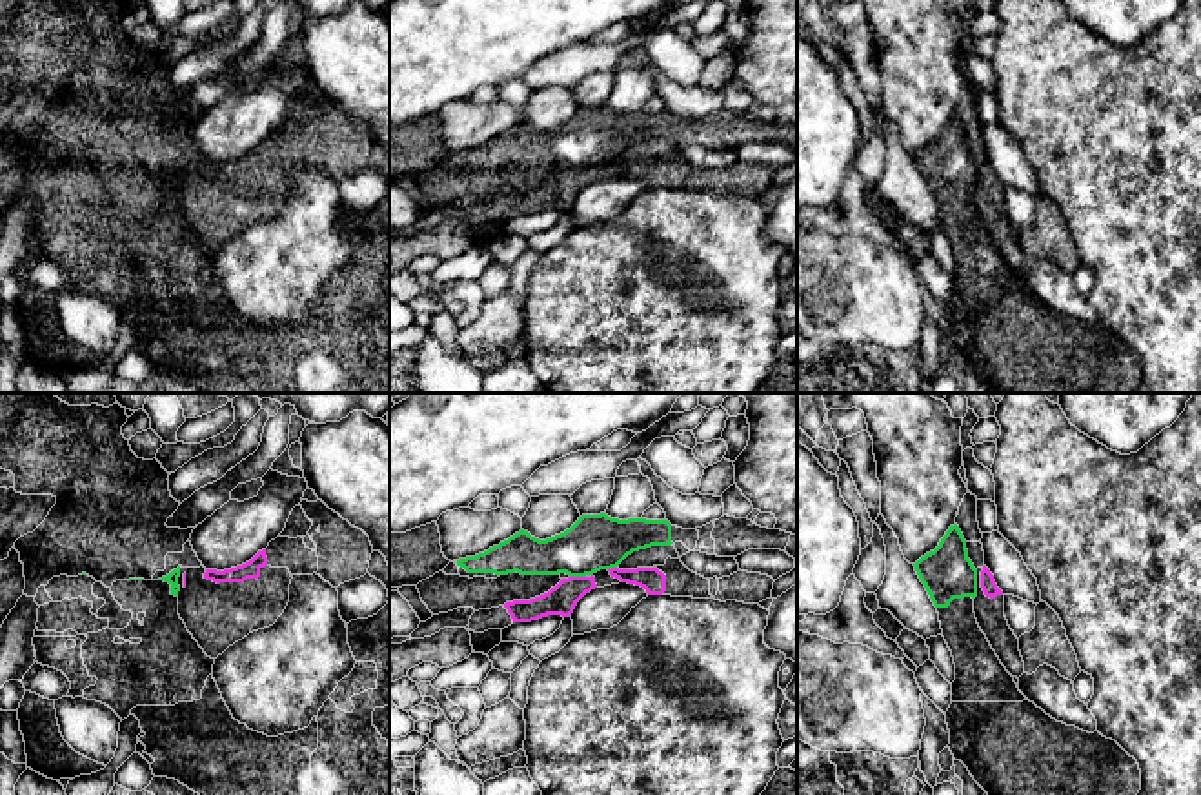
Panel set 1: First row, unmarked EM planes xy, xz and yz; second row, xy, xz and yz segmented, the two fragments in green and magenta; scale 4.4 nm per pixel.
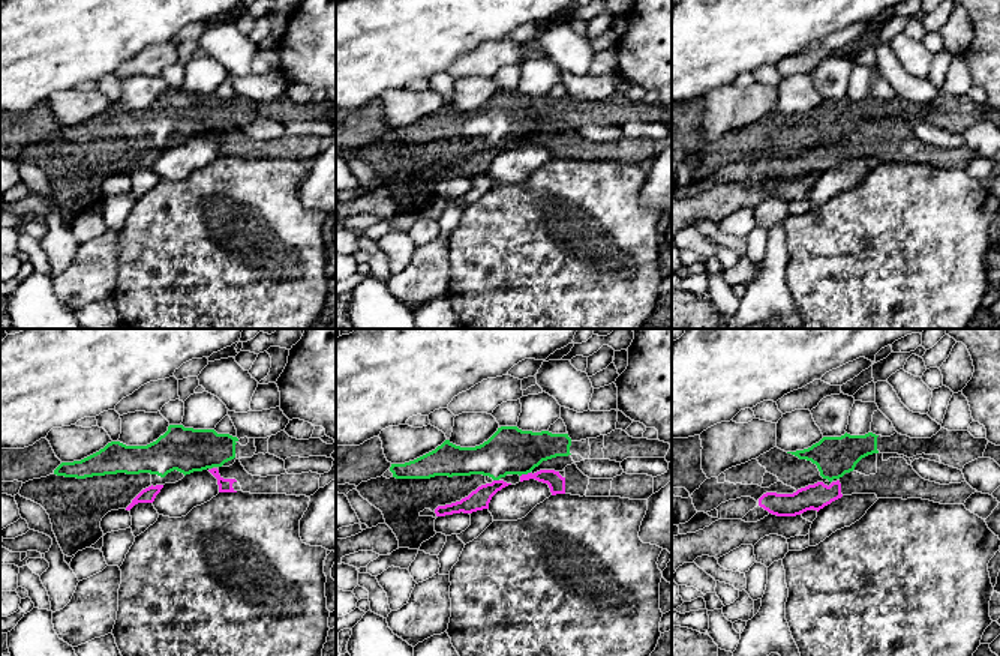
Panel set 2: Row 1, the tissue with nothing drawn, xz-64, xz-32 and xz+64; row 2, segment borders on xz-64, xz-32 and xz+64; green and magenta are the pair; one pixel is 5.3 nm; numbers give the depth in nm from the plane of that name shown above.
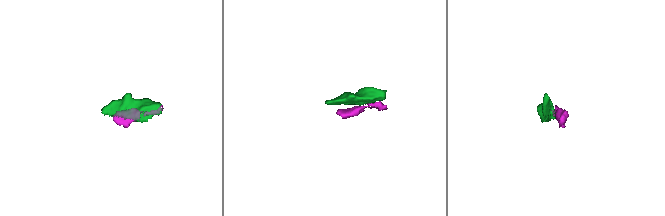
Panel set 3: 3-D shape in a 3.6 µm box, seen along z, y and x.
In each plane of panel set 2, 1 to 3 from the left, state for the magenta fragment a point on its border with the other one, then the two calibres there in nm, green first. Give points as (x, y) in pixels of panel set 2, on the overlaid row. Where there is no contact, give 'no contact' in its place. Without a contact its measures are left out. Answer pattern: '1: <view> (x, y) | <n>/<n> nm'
1: no contact
2: xz-32 (525, 473) | 260/90 nm
3: no contact

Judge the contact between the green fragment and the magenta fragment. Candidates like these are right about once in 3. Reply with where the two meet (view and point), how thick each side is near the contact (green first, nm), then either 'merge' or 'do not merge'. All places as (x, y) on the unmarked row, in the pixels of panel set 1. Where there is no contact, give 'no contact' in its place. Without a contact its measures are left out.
meets green in xz at (577, 168); 240 nm thick on the green side, 130 nm on the other; do not merge

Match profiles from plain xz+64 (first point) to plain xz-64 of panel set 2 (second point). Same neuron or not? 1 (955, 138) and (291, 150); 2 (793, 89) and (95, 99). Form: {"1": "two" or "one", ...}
{"1": "two", "2": "two"}

